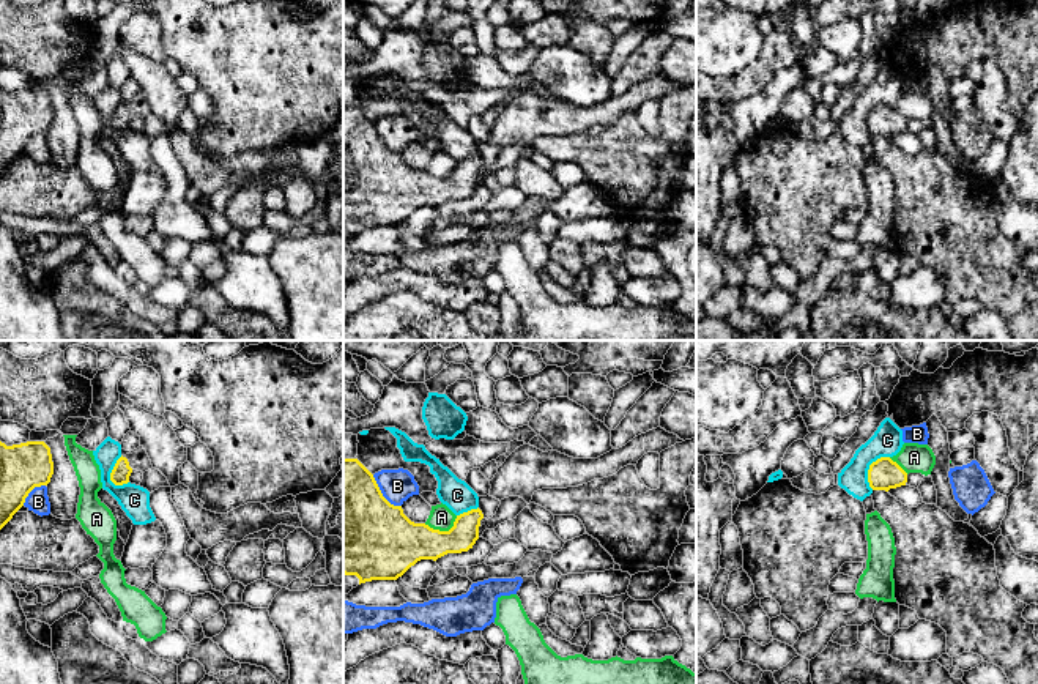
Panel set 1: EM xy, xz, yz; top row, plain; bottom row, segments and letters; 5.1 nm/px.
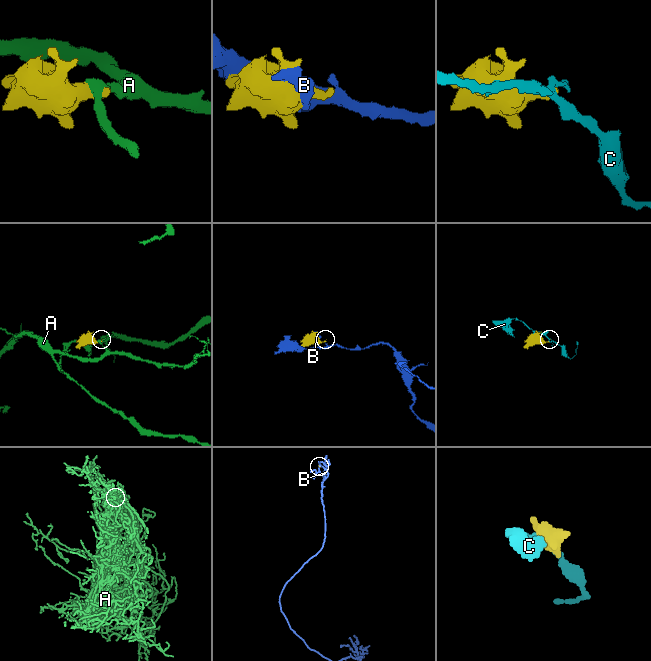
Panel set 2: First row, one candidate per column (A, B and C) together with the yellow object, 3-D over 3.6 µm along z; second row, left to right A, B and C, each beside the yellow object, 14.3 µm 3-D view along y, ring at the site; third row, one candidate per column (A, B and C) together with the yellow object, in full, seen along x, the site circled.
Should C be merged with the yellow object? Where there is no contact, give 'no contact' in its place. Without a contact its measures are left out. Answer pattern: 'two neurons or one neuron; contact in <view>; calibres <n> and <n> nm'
two neurons; contact in yz; calibres 160 and 160 nm

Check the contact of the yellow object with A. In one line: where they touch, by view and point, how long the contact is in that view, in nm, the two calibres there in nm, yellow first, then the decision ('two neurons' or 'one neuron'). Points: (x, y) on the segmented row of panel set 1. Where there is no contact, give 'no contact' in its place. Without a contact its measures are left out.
meets yellow in xz at (443, 531); contact 180 nm long; 280 nm thick on the yellow side, 120 nm on the other; two neurons

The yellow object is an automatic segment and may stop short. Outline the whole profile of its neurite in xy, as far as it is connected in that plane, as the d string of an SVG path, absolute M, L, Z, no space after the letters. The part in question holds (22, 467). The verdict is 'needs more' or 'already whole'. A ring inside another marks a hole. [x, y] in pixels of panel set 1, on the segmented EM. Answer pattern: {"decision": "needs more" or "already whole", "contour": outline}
{"decision": "already whole", "contour": "M0 441L0 530L24 506L35 487L54 474L50 448L44 441L6 446Z"}

